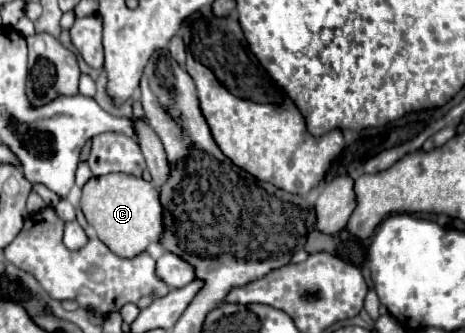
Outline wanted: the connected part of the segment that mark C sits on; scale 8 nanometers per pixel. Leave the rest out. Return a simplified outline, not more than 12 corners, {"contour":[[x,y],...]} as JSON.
{"contour":[[127,173],[91,177],[81,209],[115,255],[165,231],[159,189]]}

